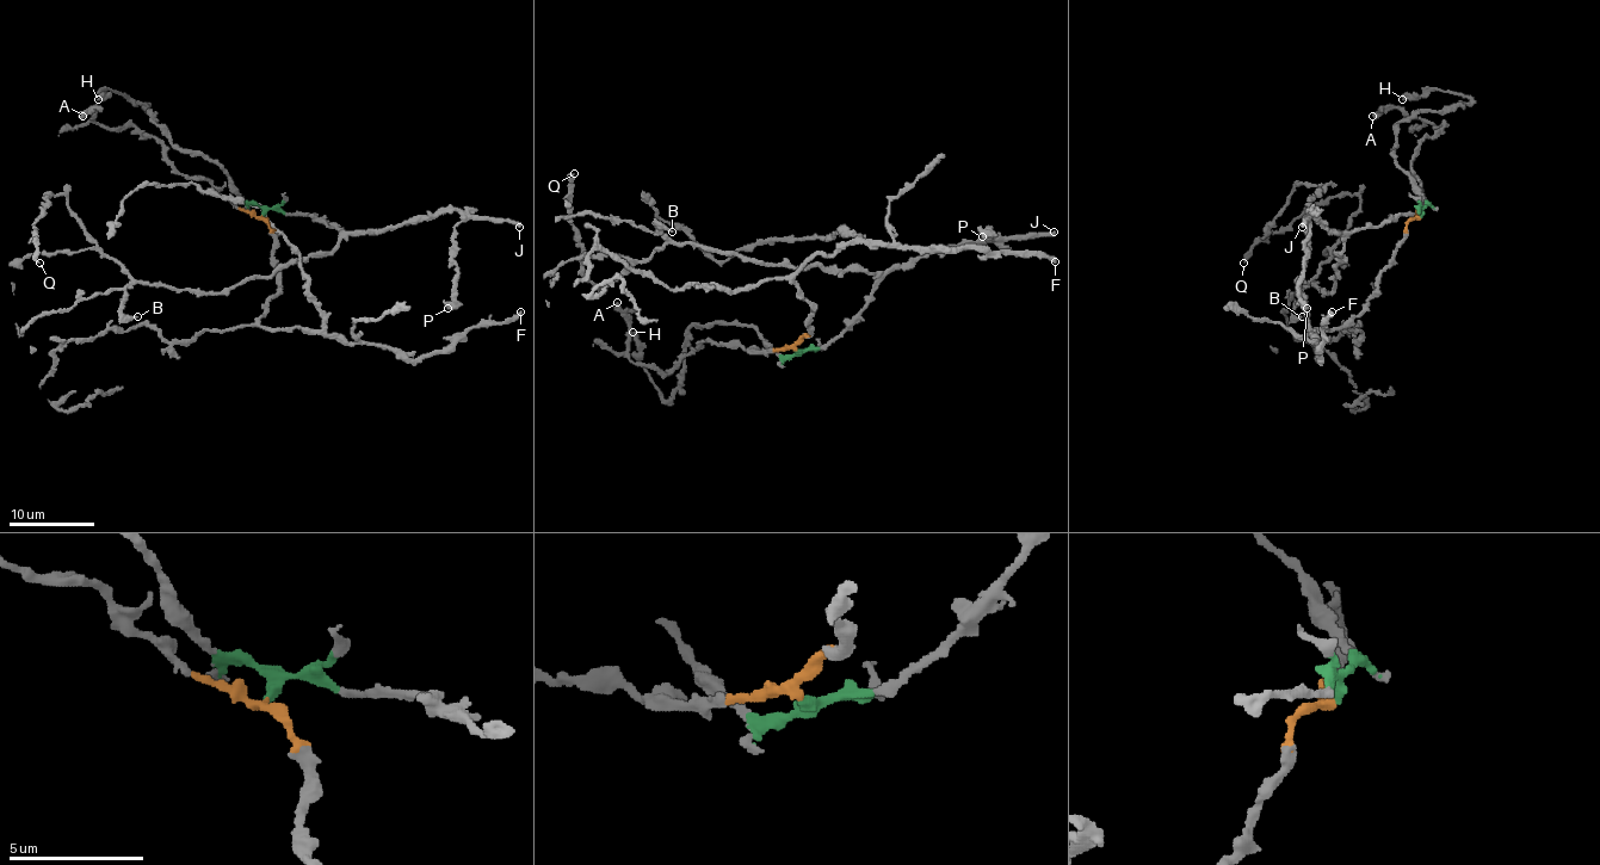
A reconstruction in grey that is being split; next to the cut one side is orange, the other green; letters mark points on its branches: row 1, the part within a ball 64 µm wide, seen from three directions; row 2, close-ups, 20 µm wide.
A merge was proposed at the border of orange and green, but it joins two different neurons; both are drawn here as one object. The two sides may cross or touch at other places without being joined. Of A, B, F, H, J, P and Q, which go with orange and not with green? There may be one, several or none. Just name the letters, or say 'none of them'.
A, F

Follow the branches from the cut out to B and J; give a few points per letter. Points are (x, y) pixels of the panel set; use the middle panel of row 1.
B: (797, 351), (822, 346), (841, 332), (865, 303), (872, 273), (767, 265), (666, 240), (655, 224), (673, 230)
J: (797, 351), (831, 343), (878, 283), (894, 270), (908, 270), (934, 252), (1054, 230)

